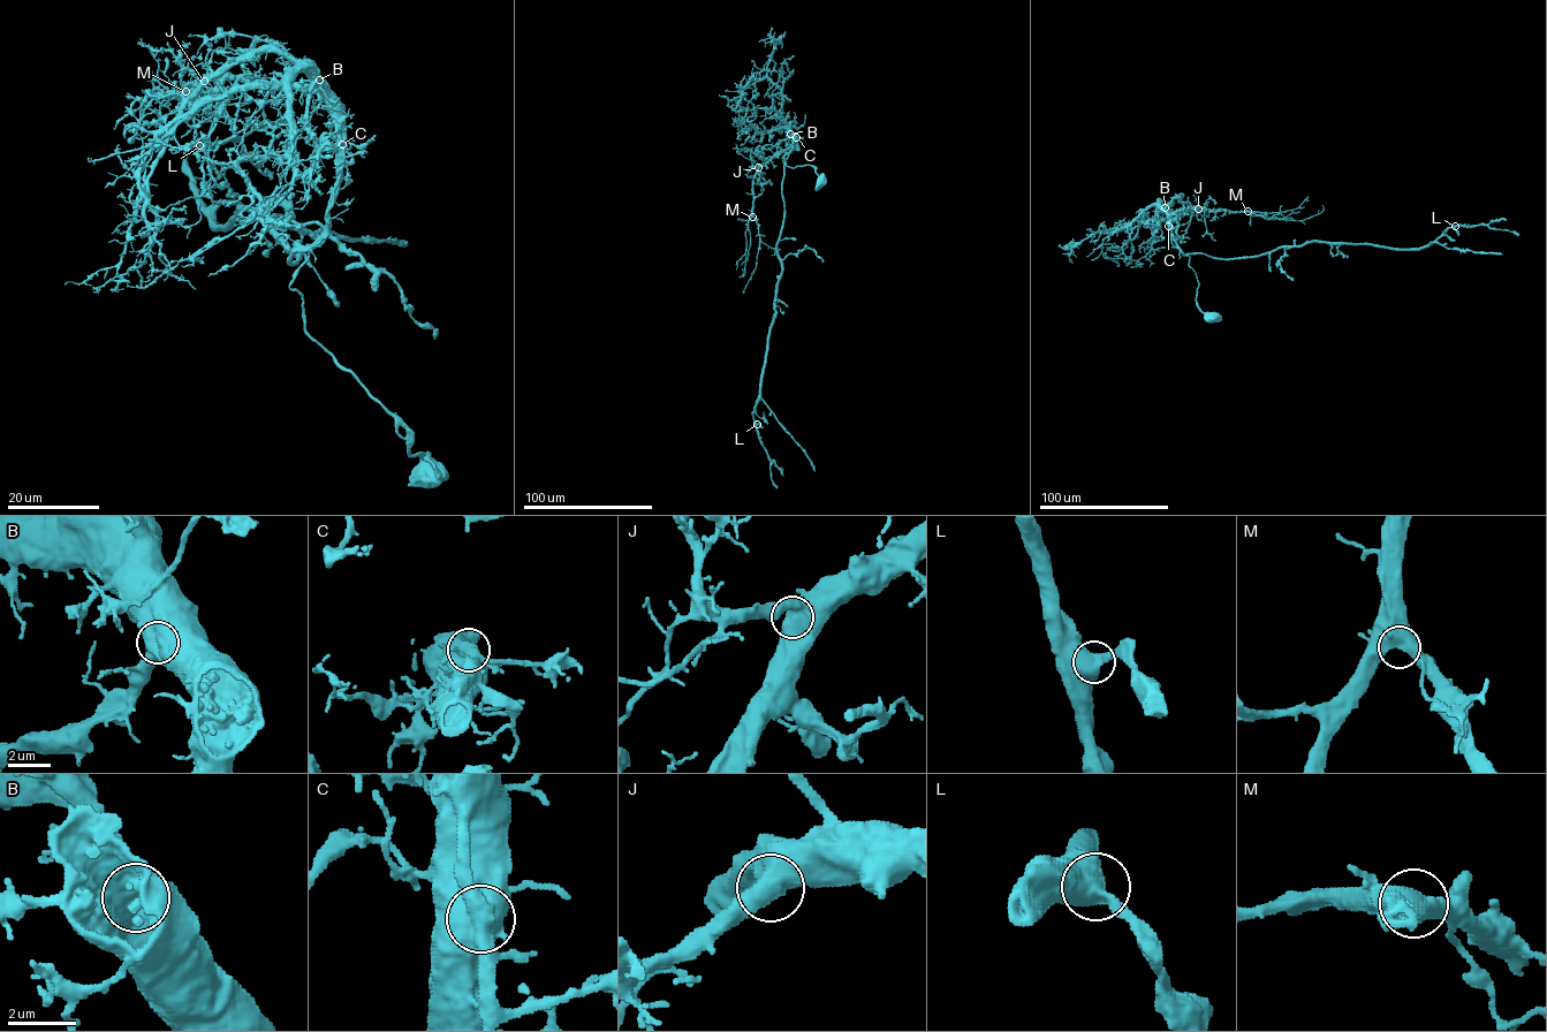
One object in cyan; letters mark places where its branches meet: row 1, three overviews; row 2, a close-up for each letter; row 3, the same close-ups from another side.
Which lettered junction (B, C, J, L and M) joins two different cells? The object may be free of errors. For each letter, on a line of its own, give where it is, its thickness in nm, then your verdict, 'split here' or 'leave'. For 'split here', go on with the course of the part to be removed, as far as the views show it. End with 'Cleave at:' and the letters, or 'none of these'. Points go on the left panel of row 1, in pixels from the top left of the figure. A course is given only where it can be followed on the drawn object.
B: at (319, 80); 600 nm thick; leave
C: at (342, 144); 650 nm thick; leave
J: at (204, 81); 650 nm thick; leave
L: at (199, 145); 700 nm thick; leave
M: at (186, 91); 600 nm thick; leave
Cleave at: none of these

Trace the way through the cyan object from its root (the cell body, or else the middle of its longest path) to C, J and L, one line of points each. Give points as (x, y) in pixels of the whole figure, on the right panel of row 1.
C: (1212, 318), (1198, 305), (1196, 274), (1168, 226)
J: (1212, 318), (1198, 305), (1196, 274), (1170, 225), (1170, 217), (1175, 212), (1198, 209)
L: (1212, 318), (1198, 305), (1198, 282), (1187, 253), (1231, 259), (1257, 257), (1312, 242), (1422, 248), (1455, 226)

